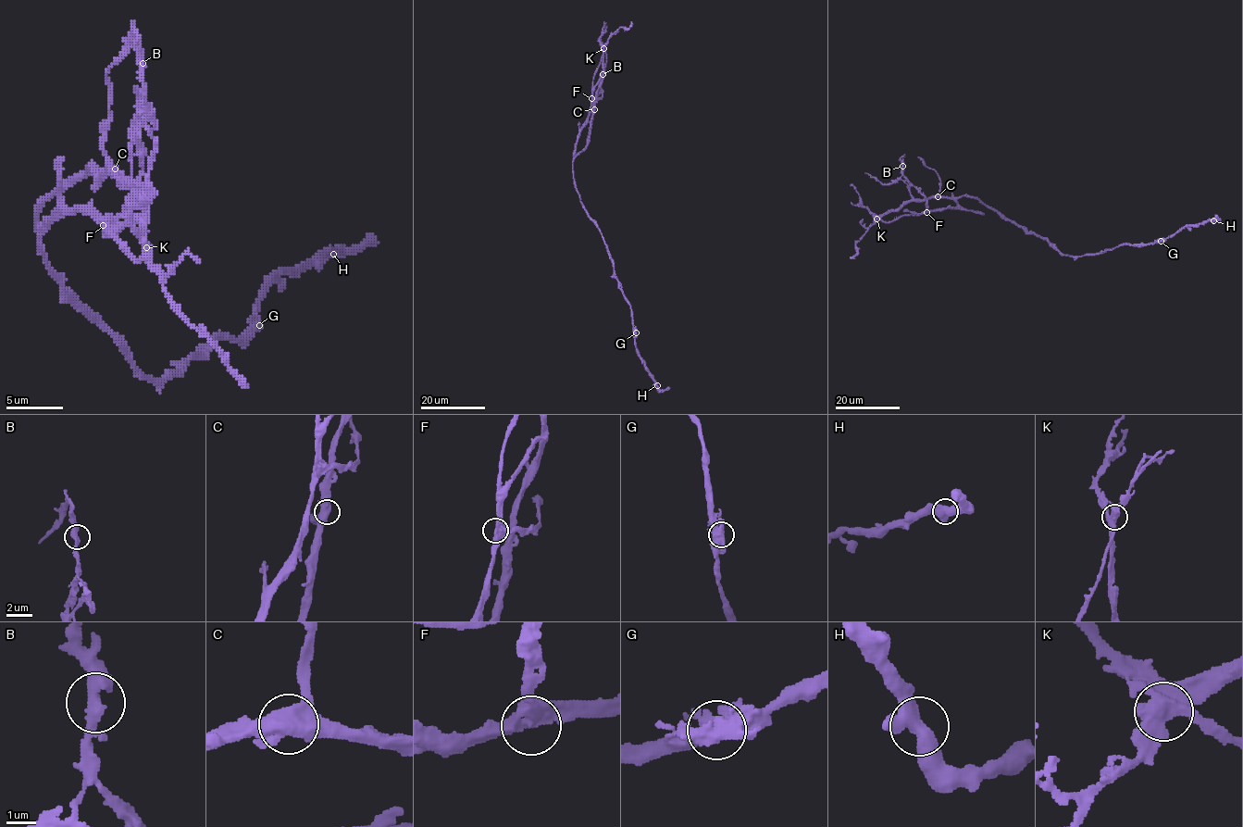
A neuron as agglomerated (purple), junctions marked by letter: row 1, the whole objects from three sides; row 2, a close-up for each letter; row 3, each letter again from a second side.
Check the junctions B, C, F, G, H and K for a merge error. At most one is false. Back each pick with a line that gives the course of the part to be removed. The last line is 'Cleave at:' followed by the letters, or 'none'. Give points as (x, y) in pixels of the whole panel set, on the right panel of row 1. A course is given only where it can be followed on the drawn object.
K: course (876, 219), (889, 222), (902, 216), (948, 208), (984, 215)
Cleave at: K

